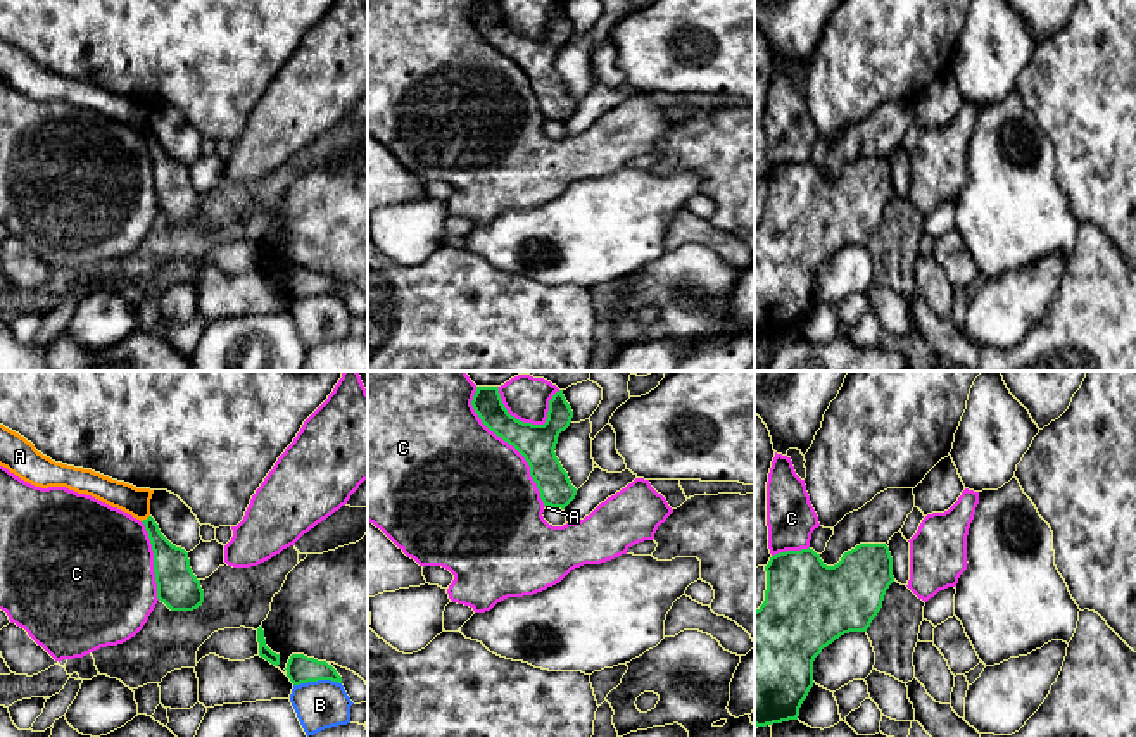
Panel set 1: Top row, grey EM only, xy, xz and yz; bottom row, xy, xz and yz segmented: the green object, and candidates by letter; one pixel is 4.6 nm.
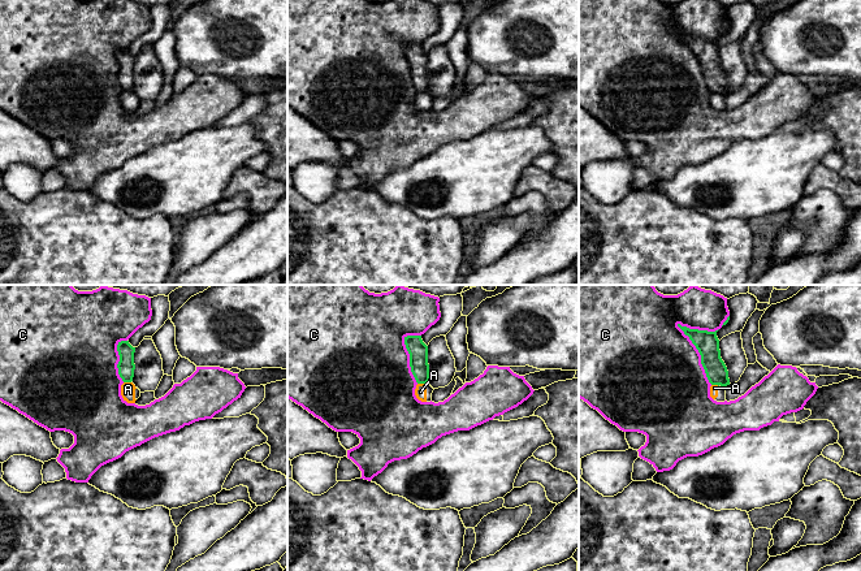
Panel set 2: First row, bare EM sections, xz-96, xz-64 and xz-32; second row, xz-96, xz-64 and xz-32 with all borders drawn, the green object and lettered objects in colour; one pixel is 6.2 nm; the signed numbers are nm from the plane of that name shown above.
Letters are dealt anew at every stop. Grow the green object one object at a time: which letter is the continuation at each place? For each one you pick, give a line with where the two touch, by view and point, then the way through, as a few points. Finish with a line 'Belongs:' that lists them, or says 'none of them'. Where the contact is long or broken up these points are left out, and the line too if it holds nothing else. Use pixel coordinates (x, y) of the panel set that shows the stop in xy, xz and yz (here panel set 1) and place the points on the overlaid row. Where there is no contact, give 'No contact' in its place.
Belongs: none of them

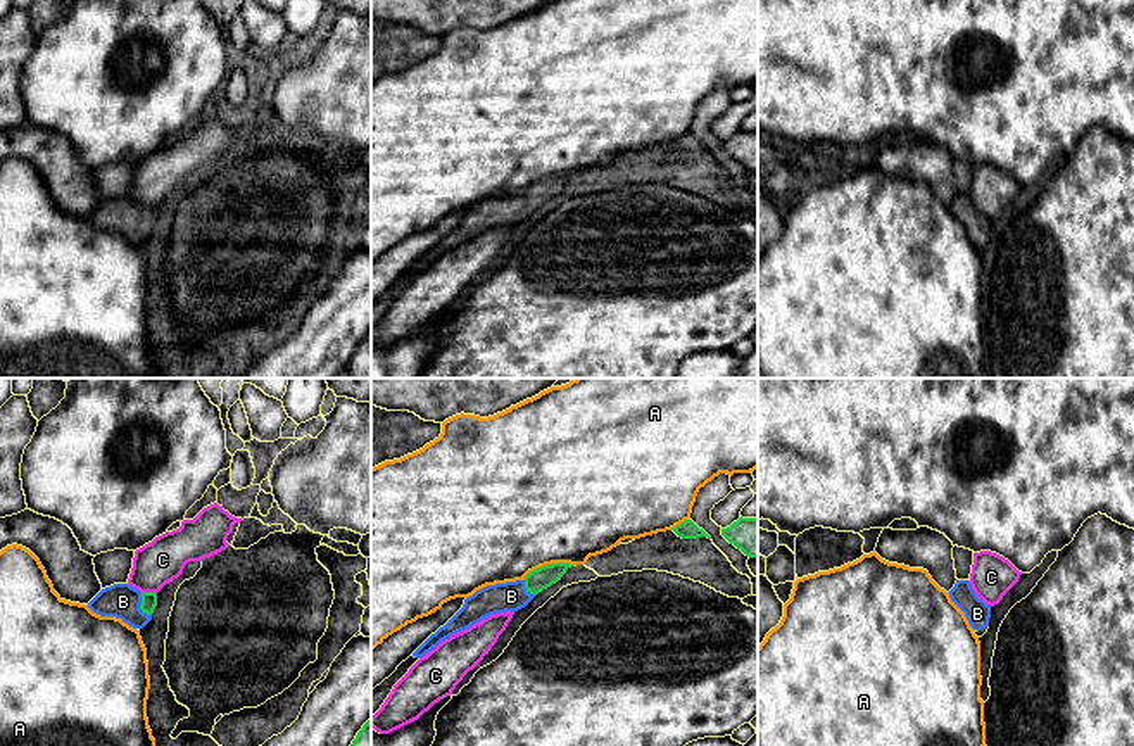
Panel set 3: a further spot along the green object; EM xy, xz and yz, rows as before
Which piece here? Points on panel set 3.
B: Touches green at xy (140, 606). Path across: xy (149, 600), (140, 606), (123, 601)
Belongs: B

